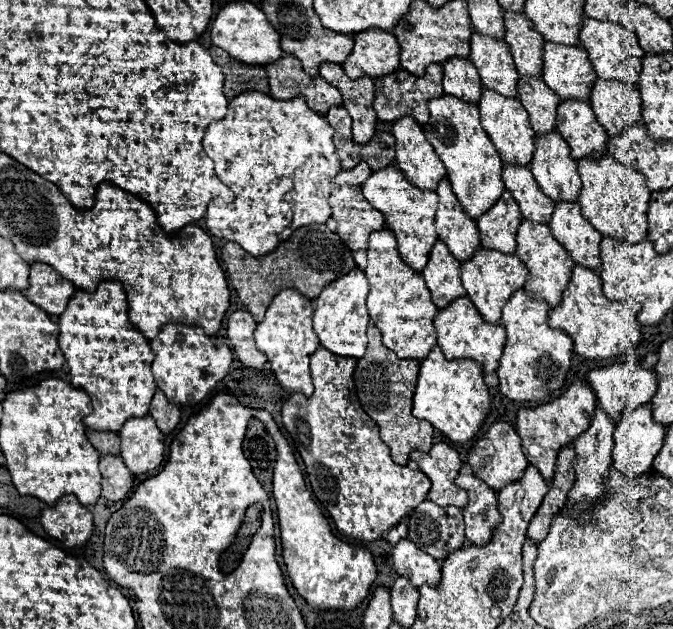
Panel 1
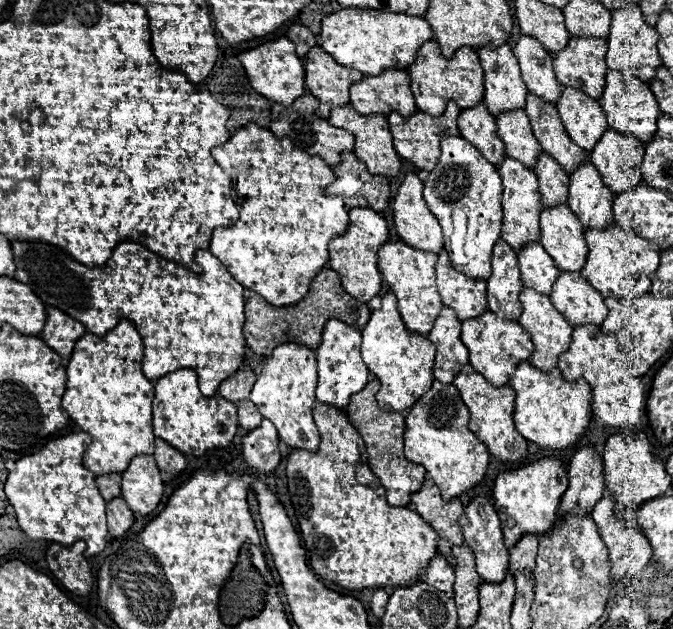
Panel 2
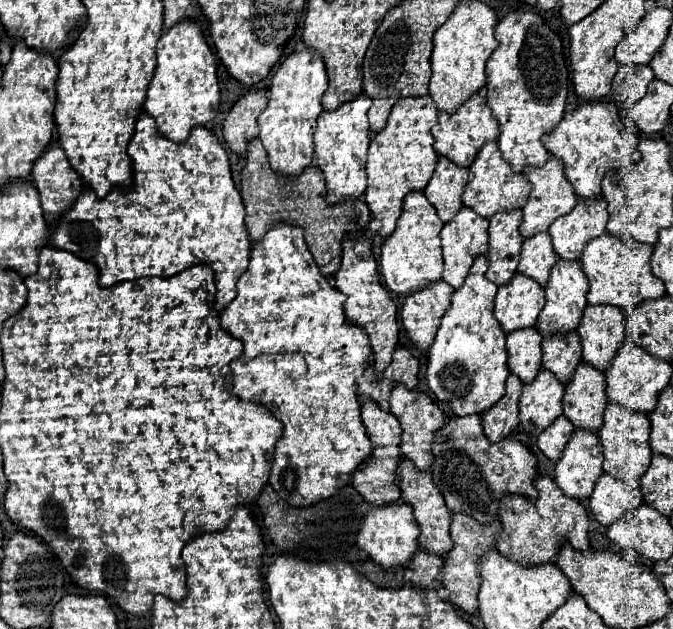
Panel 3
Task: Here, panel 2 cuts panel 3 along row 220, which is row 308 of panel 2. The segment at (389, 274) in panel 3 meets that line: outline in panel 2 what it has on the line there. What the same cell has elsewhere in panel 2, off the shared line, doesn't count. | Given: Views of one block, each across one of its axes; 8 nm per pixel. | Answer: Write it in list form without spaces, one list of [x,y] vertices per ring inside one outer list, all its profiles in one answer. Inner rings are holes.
[[[386,242],[378,250],[378,268],[382,272],[382,278],[388,284],[390,292],[394,292],[402,322],[412,334],[428,336],[430,328],[434,326],[434,320],[438,318],[438,312],[442,310],[442,300],[436,290],[436,278],[434,278],[436,260],[438,260],[436,254],[410,248],[404,242]]]

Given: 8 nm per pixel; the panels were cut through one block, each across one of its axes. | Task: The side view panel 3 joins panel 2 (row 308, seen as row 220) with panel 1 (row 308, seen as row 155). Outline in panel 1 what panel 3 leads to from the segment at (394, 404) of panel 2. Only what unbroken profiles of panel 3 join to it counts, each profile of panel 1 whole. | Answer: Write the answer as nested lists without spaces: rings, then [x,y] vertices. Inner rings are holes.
[[[382,228],[370,234],[368,242],[368,266],[366,276],[370,280],[370,294],[366,306],[374,326],[382,332],[384,346],[394,350],[400,358],[424,360],[436,346],[436,326],[434,316],[438,308],[434,306],[430,292],[422,280],[420,272],[414,272],[398,254],[396,238],[390,228]]]

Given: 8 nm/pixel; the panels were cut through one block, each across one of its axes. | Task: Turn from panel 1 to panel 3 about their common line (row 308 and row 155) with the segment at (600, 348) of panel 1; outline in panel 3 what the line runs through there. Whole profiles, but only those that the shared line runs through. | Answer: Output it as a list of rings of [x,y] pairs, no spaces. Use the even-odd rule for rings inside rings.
[[[586,102],[582,106],[578,106],[572,114],[566,112],[562,122],[548,134],[542,138],[542,144],[544,148],[558,160],[562,160],[564,164],[564,174],[566,174],[566,180],[572,184],[574,192],[578,198],[600,198],[600,182],[602,178],[608,174],[608,172],[620,172],[620,174],[626,174],[634,164],[636,160],[640,158],[640,152],[638,152],[638,136],[634,136],[620,120],[620,114],[616,110],[616,106],[612,102]]]

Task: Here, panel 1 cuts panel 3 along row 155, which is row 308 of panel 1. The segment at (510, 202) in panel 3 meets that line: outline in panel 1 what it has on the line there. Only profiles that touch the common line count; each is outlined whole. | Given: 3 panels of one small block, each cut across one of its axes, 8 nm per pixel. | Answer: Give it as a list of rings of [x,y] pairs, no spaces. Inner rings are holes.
[[[476,248],[476,252],[462,264],[462,284],[468,298],[474,302],[486,322],[500,322],[500,310],[518,288],[528,280],[528,268],[516,254],[504,254],[498,250]]]

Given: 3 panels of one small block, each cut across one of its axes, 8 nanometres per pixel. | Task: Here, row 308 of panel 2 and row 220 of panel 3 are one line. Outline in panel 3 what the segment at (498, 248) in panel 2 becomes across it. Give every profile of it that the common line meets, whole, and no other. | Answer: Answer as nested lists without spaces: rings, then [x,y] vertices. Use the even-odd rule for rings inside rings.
[[[522,210],[514,212],[500,212],[490,218],[488,238],[490,238],[490,250],[488,250],[488,280],[496,286],[508,284],[518,268],[520,262],[520,250],[522,250],[522,236],[520,226],[522,222]]]

